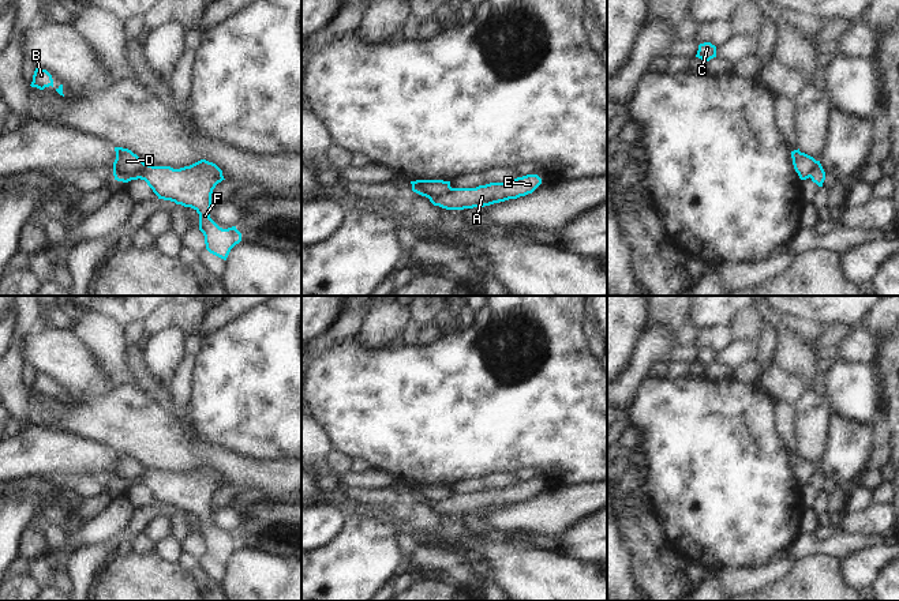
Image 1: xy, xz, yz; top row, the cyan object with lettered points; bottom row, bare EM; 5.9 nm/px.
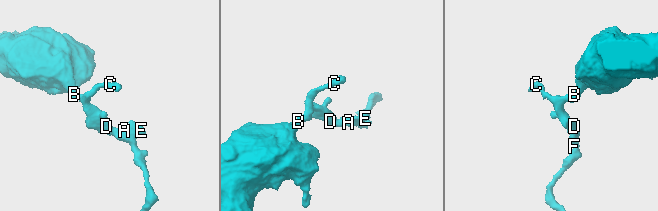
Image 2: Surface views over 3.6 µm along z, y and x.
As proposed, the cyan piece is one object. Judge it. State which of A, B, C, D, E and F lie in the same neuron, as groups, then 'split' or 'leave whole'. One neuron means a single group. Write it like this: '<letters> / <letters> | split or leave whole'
A E F / B C D | split

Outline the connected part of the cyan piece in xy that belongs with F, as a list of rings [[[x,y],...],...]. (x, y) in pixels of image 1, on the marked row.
[[[201,159],[180,169],[145,164],[132,180],[138,179],[145,180],[158,199],[191,207],[199,214],[199,230],[210,253],[226,260],[231,249],[241,241],[236,226],[222,229],[210,218],[213,189],[225,180],[216,164]]]

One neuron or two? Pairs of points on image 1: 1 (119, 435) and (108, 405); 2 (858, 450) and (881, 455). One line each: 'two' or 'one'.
1: one
2: two

